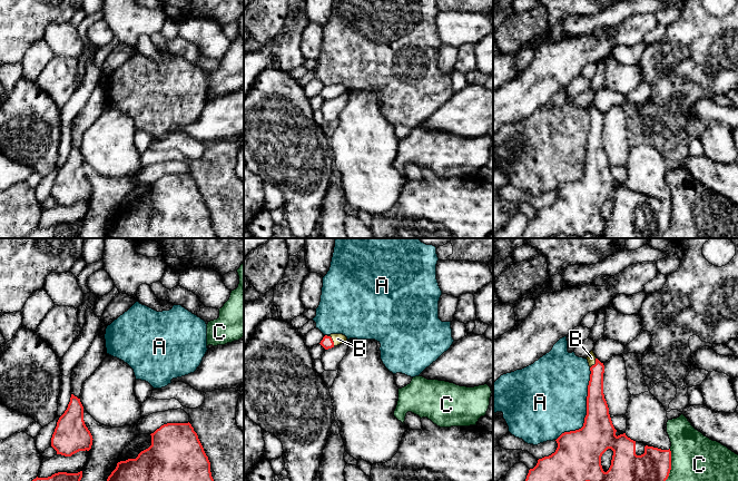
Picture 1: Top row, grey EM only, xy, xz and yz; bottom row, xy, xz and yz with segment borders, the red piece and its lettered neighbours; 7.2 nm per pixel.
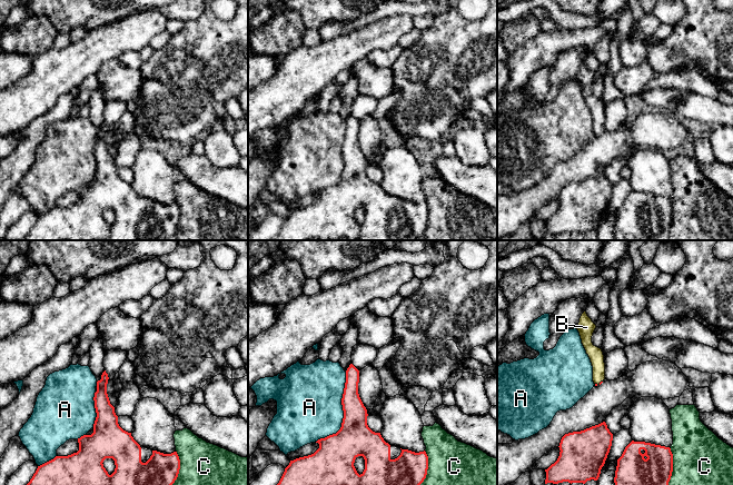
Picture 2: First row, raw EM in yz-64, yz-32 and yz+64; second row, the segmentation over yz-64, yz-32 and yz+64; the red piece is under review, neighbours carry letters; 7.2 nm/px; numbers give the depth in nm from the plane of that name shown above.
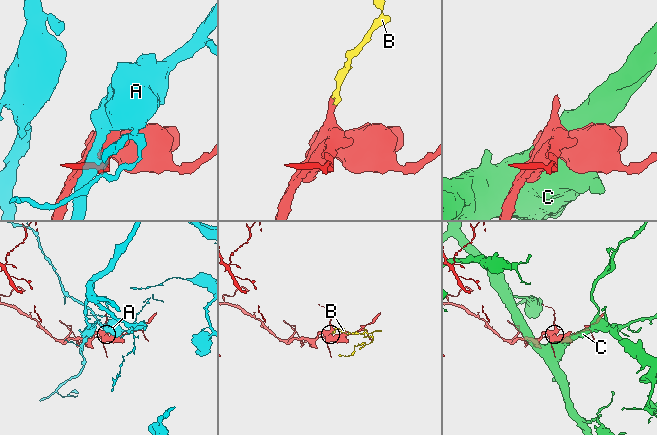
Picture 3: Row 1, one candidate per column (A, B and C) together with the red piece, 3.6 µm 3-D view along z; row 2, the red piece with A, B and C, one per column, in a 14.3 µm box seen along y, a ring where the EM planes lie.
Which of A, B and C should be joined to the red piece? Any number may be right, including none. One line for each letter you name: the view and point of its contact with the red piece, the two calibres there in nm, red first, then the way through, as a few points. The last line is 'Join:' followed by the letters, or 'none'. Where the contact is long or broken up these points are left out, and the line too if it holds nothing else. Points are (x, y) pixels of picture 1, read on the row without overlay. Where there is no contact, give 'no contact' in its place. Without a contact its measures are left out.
B: contact xz (332, 90); calibres 80 and 80 nm; way xz (327, 94), (332, 90), (337, 89)
Join: B

